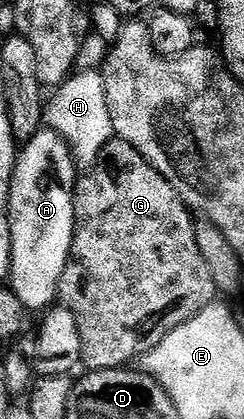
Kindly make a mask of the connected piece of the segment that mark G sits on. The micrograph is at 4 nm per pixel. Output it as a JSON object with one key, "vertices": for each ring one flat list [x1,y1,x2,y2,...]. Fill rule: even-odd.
{"vertices":[[112,138,111,142,105,144,104,150,101,151,98,164,86,171,81,178,83,179,80,182,78,179,73,186,75,235,67,267,59,281,57,298,69,312,73,312,73,316,77,320,77,332,81,332,82,365,87,366,88,371,117,370,134,363,131,361,135,357,138,359,140,356,146,356,150,350,157,348,157,344,161,344,161,340,165,340,165,336,169,336,169,332,173,332,173,328,185,324,185,320,189,320,197,312,201,312,201,308,216,301,215,278,211,275,214,274,212,266,205,264,205,256,201,256,201,248,197,248,196,219,193,217,192,211,188,210,187,205,181,200,181,196,177,196,173,184,169,184,169,180,165,180,165,176,161,176,161,172,157,172,157,168,153,168,153,164,149,164,145,160,145,156,141,156,141,152,133,144,120,138]]}

